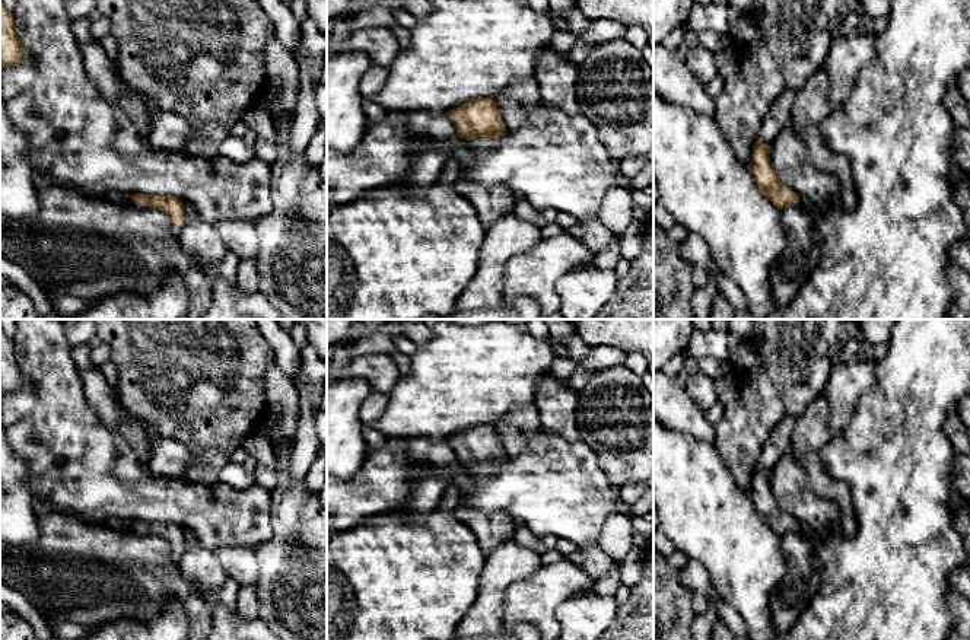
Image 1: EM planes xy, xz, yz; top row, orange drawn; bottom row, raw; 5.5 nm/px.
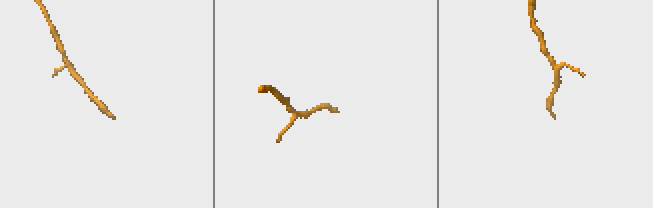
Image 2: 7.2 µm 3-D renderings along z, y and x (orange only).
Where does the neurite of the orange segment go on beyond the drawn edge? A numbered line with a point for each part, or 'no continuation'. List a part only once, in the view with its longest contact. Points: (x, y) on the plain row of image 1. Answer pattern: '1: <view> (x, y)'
1: xz (483, 471)

